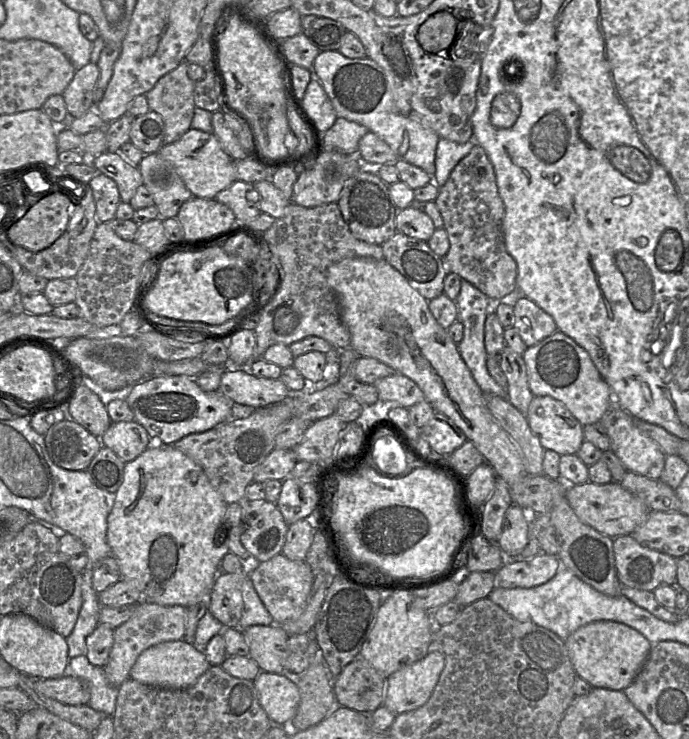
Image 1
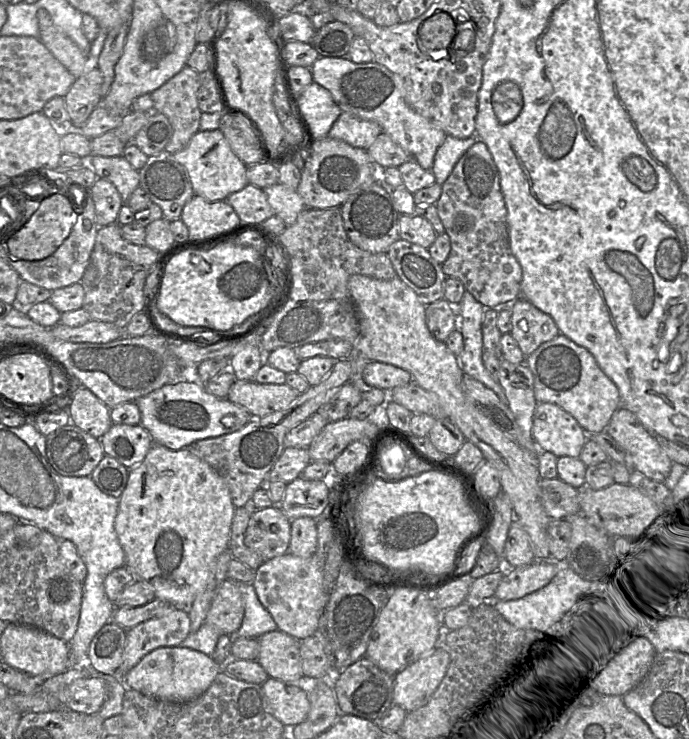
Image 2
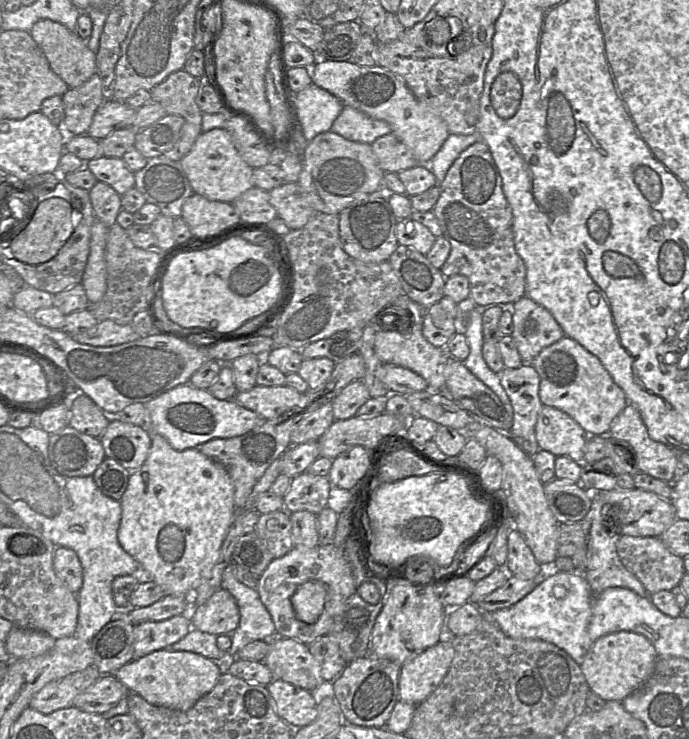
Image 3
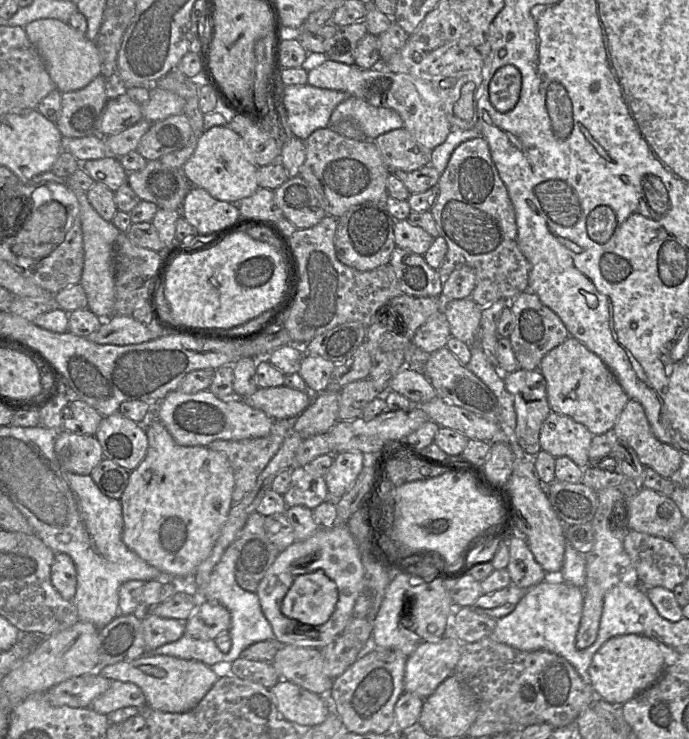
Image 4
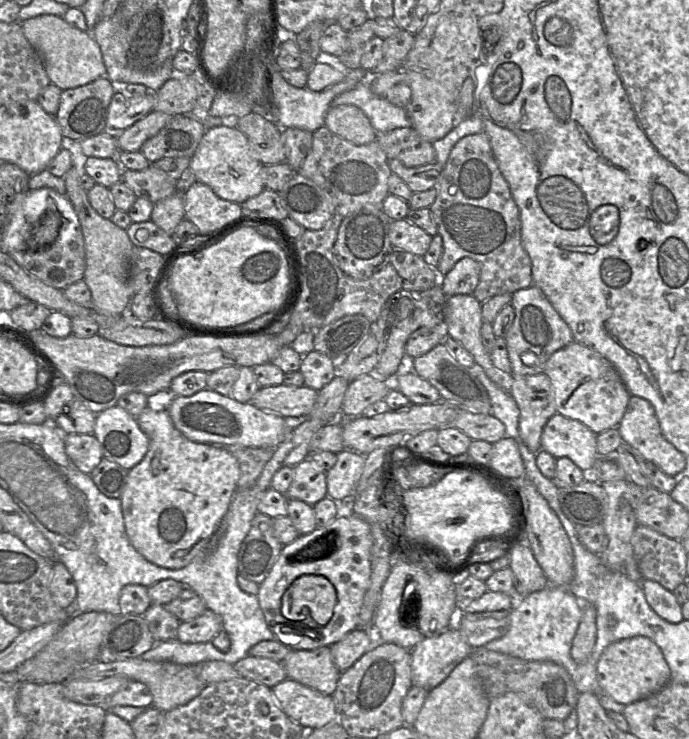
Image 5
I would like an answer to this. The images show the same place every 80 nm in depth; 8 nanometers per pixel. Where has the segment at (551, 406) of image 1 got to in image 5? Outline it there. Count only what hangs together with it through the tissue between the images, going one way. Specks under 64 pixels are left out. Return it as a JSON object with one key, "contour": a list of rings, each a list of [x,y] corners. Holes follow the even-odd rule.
{"contour":[[[559,413],[553,415],[543,427],[540,438],[541,449],[553,457],[567,457],[585,473],[585,480],[591,477],[592,467],[598,456],[597,434],[580,421],[567,418]]]}

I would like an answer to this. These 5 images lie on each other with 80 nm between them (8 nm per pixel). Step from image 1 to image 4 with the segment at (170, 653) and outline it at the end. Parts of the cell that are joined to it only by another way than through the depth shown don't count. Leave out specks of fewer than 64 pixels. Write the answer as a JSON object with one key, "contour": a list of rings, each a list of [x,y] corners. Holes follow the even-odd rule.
{"contour":[[[147,653],[134,660],[100,666],[97,672],[111,681],[118,680],[136,684],[144,693],[149,707],[170,713],[183,713],[193,709],[220,676],[218,669],[199,661]]]}

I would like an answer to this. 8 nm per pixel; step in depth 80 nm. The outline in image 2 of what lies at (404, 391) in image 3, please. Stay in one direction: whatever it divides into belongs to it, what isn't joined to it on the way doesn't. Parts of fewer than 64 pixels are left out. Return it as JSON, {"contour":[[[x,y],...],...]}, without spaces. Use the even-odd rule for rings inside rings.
{"contour":[[[371,361],[363,371],[363,380],[369,386],[385,391],[404,386],[413,381],[412,375],[399,367]]]}

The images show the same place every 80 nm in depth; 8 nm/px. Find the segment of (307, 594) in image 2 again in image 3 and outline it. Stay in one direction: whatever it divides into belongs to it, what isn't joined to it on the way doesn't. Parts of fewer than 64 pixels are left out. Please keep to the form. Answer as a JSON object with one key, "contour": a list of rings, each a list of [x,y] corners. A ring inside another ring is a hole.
{"contour":[[[334,544],[312,548],[294,547],[282,557],[275,558],[258,579],[257,592],[275,625],[277,637],[297,640],[309,645],[317,638],[330,633],[342,605],[356,591],[356,581],[351,566],[344,555],[344,547]],[[311,580],[323,582],[328,589],[327,601],[318,620],[312,624],[300,621],[294,613],[291,597],[297,588]]]}

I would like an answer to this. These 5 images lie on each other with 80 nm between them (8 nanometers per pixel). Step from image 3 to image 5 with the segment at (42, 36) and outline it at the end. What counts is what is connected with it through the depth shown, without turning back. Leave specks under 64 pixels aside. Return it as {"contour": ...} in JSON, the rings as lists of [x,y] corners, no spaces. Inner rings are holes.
{"contour":[[[38,15],[23,21],[21,26],[27,40],[41,55],[49,80],[60,89],[83,86],[107,75],[100,47],[90,31],[80,30],[56,15]]]}

